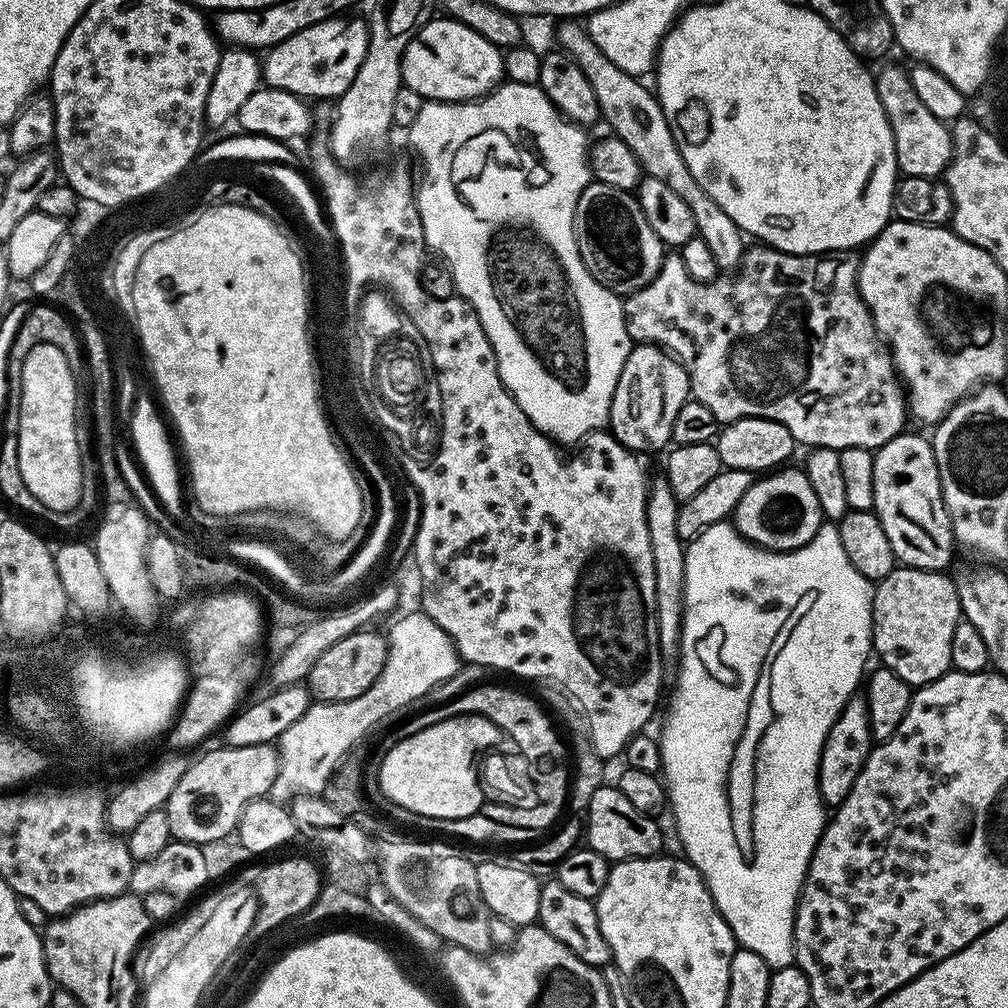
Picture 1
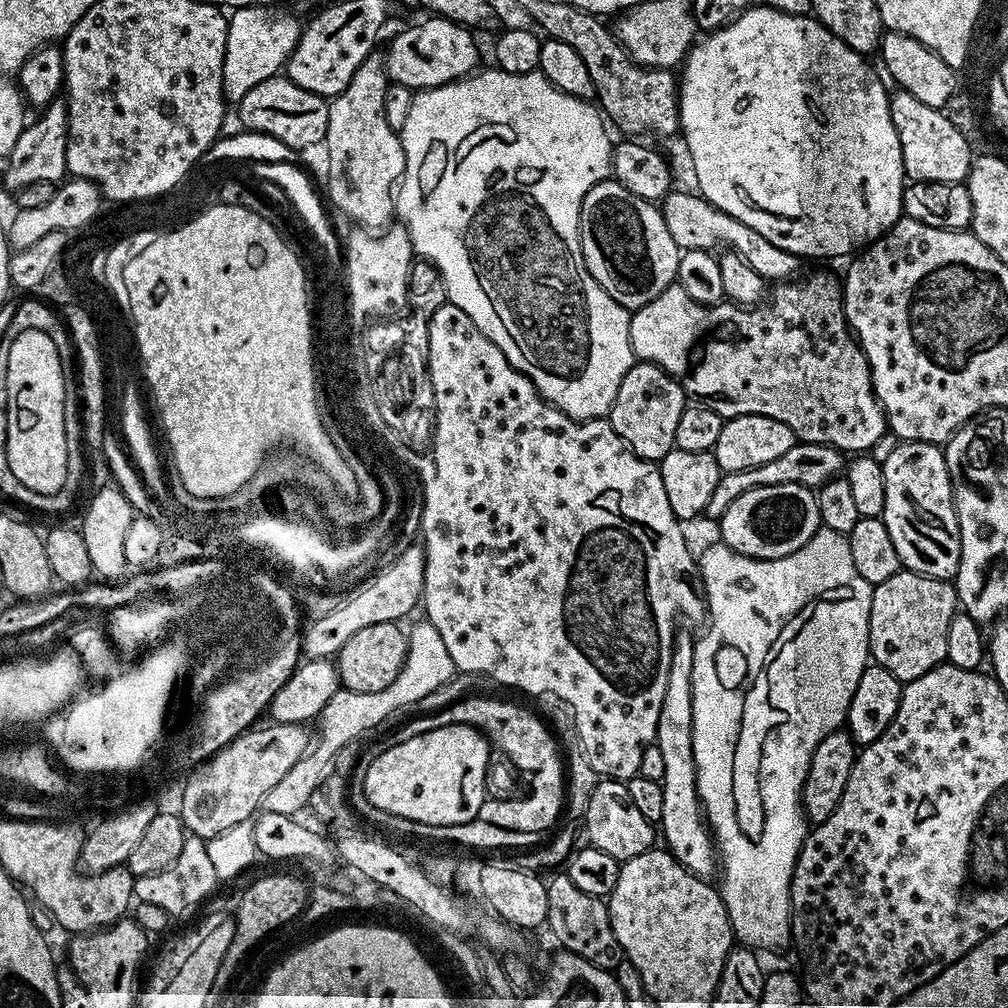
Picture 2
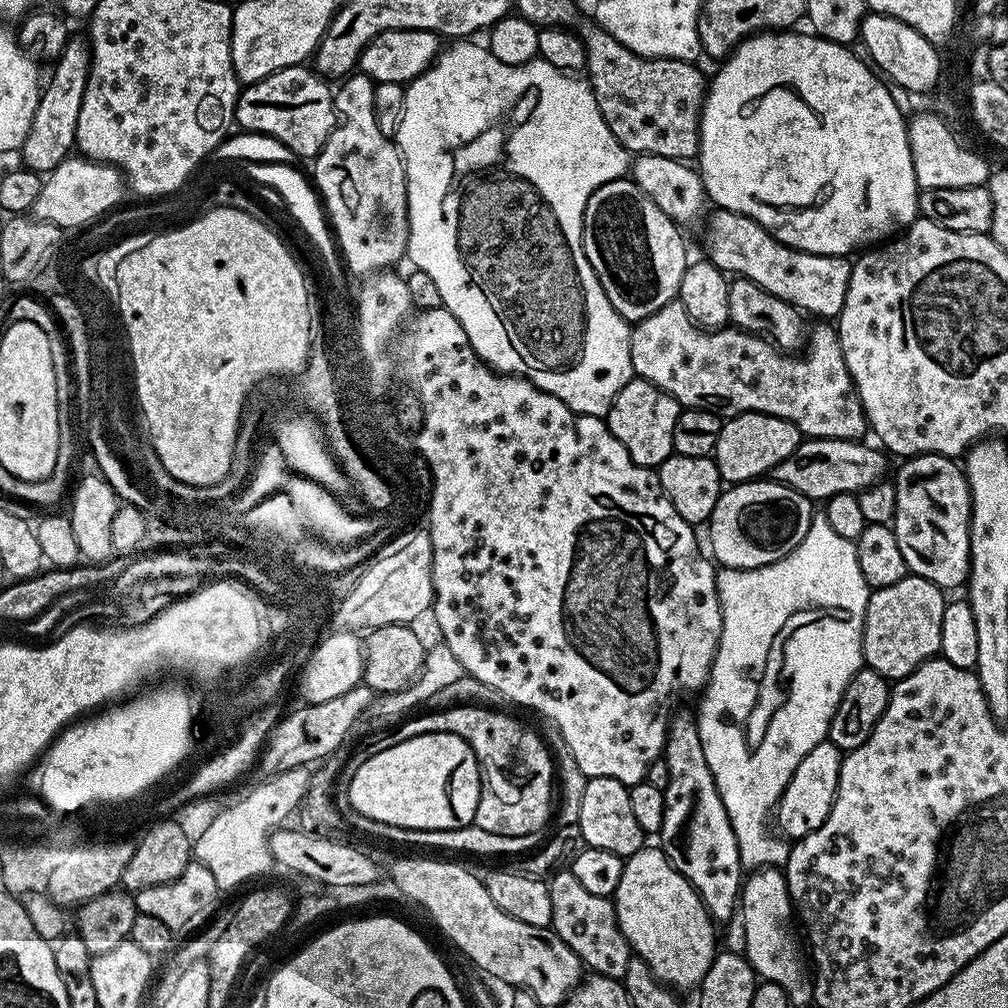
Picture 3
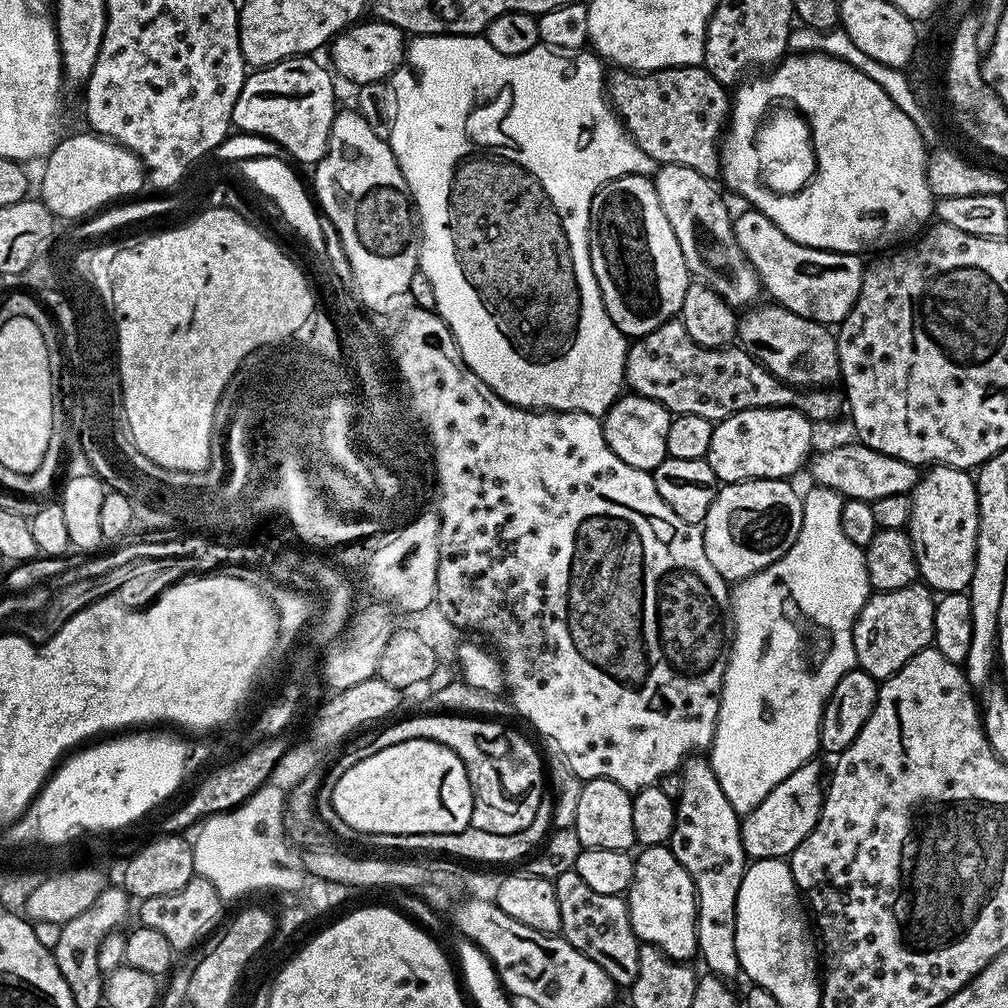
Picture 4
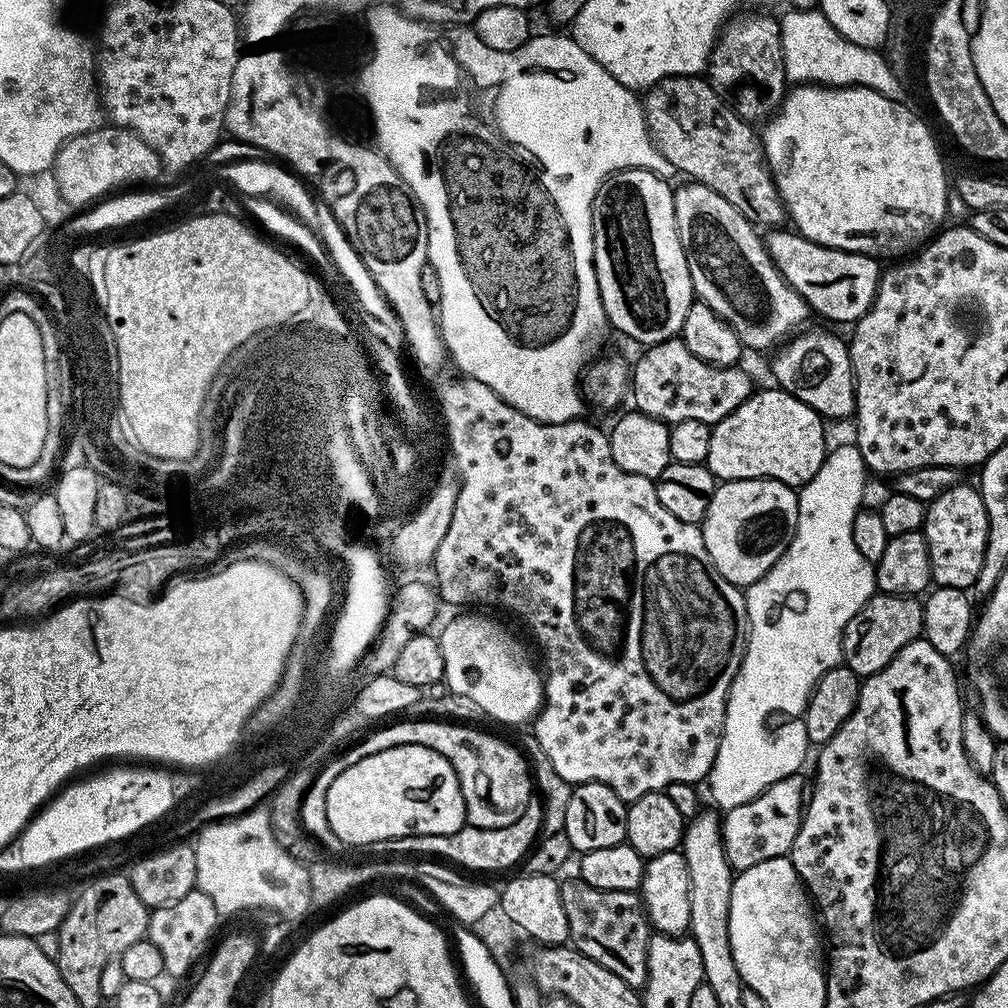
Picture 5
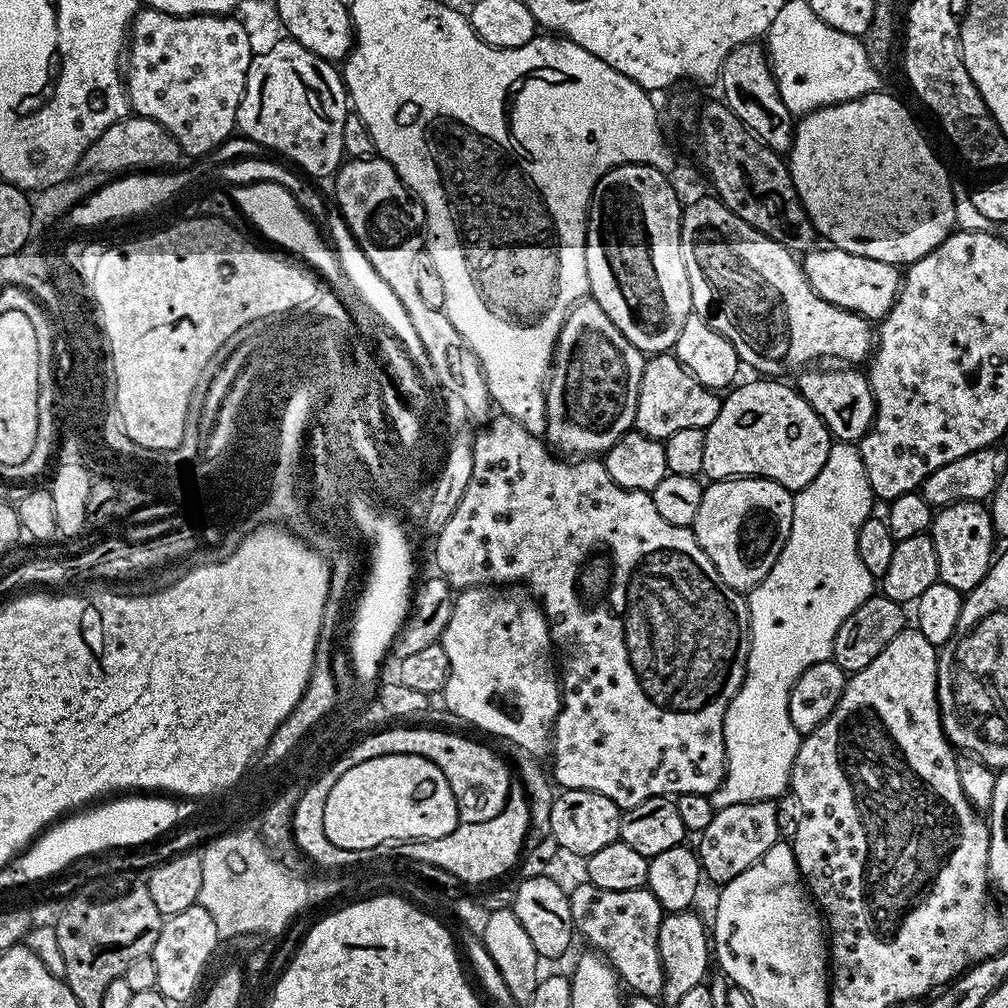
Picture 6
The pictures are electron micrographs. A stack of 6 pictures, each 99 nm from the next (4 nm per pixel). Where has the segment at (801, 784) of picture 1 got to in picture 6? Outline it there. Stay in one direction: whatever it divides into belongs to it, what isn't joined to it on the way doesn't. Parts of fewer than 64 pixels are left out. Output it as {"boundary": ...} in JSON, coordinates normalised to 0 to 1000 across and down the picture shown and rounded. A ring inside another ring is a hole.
{"boundary":[[[829,438],[826,439],[824,446],[821,448],[819,458],[815,462],[815,466],[812,466],[812,470],[802,479],[799,484],[793,485],[789,489],[786,497],[786,521],[784,522],[784,530],[778,539],[778,545],[772,550],[772,554],[768,558],[768,562],[760,569],[760,573],[754,576],[749,583],[745,584],[740,591],[740,614],[744,624],[744,638],[742,641],[742,665],[738,669],[738,675],[734,678],[734,683],[730,687],[730,690],[722,698],[722,703],[718,709],[718,748],[720,751],[720,769],[718,775],[714,777],[714,781],[706,787],[704,793],[706,799],[710,802],[719,802],[720,800],[728,800],[729,798],[741,798],[744,794],[765,794],[769,795],[770,790],[774,790],[777,786],[781,787],[784,782],[786,773],[786,757],[790,751],[790,745],[794,742],[796,727],[790,723],[788,716],[784,716],[784,708],[782,707],[782,689],[784,685],[790,679],[796,668],[804,661],[808,661],[816,655],[825,654],[825,642],[827,641],[827,632],[831,629],[831,625],[835,621],[835,617],[839,617],[839,613],[843,613],[843,609],[847,609],[847,605],[851,605],[851,601],[855,601],[858,597],[856,590],[849,591],[853,587],[853,579],[862,578],[863,572],[859,562],[855,562],[851,558],[845,560],[802,560],[802,528],[810,528],[810,540],[813,544],[817,544],[820,540],[826,540],[827,543],[833,544],[837,539],[842,539],[843,534],[848,533],[849,525],[855,522],[855,518],[859,518],[861,513],[866,511],[867,493],[865,491],[865,483],[859,474],[859,466],[857,459],[853,453],[853,445],[845,438]],[[810,582],[813,582],[817,587],[810,587]]]}

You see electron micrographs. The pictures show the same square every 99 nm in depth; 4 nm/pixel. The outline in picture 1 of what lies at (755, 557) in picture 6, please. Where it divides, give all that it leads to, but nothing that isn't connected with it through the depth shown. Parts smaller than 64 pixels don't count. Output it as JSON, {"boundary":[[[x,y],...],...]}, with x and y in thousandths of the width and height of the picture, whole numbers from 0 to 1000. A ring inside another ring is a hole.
{"boundary":[[[778,462],[757,474],[751,475],[736,490],[728,509],[730,525],[740,535],[768,548],[785,548],[794,544],[813,526],[815,519],[812,494],[808,494],[808,482],[793,463]]]}

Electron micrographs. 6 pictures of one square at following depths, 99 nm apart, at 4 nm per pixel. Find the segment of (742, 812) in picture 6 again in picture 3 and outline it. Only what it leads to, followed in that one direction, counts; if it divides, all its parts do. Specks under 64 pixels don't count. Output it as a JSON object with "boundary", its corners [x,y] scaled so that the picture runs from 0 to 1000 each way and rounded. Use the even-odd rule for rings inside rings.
{"boundary":[[[819,733],[812,740],[808,740],[808,744],[804,744],[804,748],[800,748],[800,752],[796,752],[796,756],[792,756],[780,784],[774,789],[774,797],[770,799],[768,807],[769,820],[783,834],[797,833],[808,823],[812,823],[812,819],[815,819],[815,815],[819,815],[819,812],[827,800],[837,751],[838,747]]]}

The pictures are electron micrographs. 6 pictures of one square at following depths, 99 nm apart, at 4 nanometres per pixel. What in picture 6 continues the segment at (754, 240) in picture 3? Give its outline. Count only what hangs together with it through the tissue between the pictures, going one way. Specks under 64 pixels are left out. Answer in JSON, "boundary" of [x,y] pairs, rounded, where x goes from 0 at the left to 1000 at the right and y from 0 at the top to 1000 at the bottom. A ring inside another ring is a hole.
{"boundary":[[[811,244],[797,251],[796,265],[812,296],[819,296],[819,300],[827,304],[849,310],[862,319],[876,317],[887,304],[895,281],[895,270],[890,263],[871,260],[867,256],[855,256],[824,244]]]}

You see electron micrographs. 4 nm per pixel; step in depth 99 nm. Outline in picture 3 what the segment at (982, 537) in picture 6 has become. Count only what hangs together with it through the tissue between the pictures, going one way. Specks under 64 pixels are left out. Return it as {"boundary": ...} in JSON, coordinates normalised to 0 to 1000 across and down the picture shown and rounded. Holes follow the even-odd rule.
{"boundary":[[[931,450],[902,452],[887,468],[891,490],[887,523],[895,554],[906,571],[914,571],[935,584],[943,585],[960,573],[964,491],[956,465],[945,453]]]}

